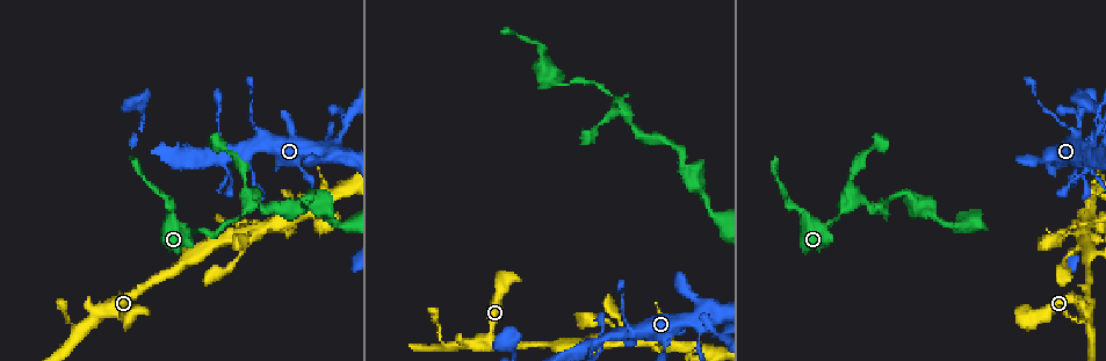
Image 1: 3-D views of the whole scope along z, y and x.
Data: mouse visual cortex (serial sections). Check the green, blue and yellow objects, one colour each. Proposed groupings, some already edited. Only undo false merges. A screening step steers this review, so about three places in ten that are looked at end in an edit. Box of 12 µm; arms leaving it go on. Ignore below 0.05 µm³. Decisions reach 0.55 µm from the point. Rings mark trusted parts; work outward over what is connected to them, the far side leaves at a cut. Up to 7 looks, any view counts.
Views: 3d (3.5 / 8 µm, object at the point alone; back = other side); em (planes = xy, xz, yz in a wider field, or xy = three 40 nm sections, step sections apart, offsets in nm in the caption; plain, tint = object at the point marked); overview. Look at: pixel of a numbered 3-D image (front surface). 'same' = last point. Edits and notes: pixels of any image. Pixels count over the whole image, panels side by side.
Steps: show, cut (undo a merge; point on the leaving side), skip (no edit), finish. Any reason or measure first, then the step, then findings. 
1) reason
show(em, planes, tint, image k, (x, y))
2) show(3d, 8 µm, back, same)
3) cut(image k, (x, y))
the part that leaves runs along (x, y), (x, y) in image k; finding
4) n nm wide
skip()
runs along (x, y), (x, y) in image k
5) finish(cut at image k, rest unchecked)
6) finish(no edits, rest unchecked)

branch point
show(em, xy, step 1, tint, image 1, (1074, 147))

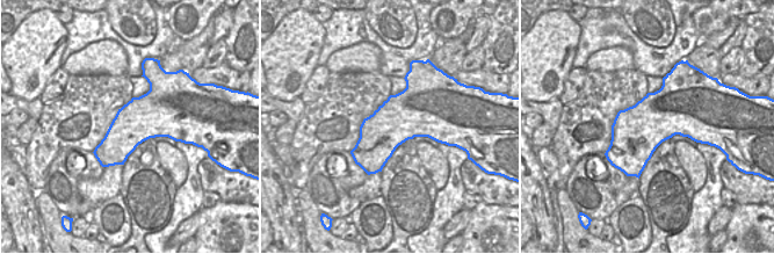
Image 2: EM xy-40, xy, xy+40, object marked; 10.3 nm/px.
show(3d, 3.5 µm, same)

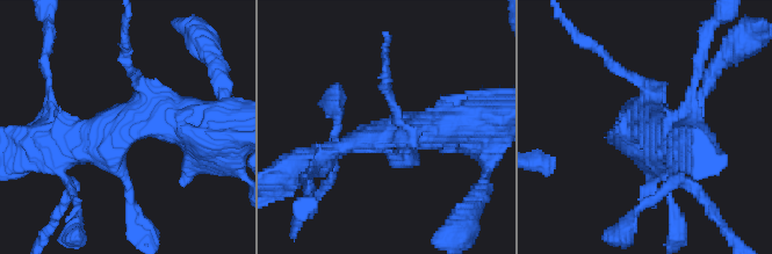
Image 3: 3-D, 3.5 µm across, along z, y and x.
500 nm wide
skip()
runs along (476, 113), (455, 125), (355, 143) in image 3; continuous, no second cell

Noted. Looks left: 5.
show(3d, 3.5 µm, back, image 1, (168, 208))

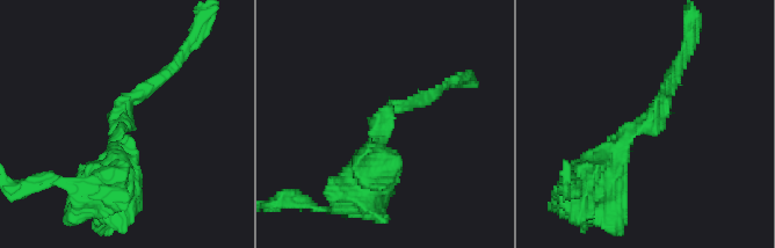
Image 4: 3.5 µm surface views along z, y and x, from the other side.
shape alone is not enough
show(em, xy, step 3, tint, image 4, (119, 131))

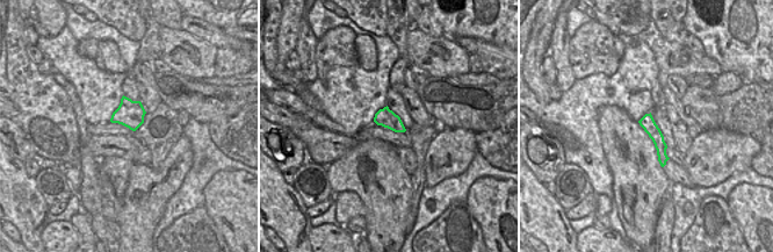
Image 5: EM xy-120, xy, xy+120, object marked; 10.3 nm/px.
cut it another way
show(em, xy, step 1, tint, same)

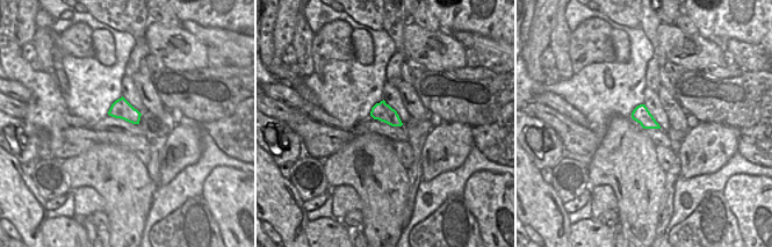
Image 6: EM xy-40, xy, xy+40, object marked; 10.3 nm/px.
skip()
all the same cell

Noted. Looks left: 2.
abrupt turn
show(3d, 3.5 µm, image 1, (690, 171))

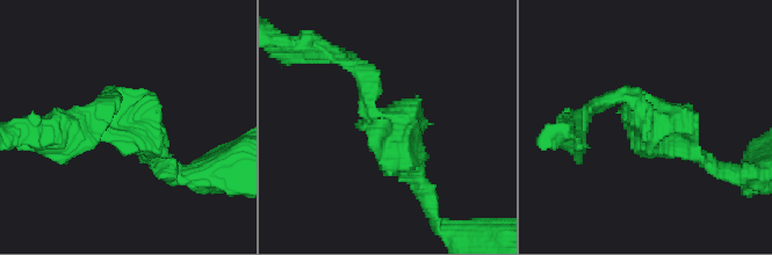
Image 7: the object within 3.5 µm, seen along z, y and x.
shape alone is not enough
show(em, xy, step 3, tint, image 7, (649, 126))

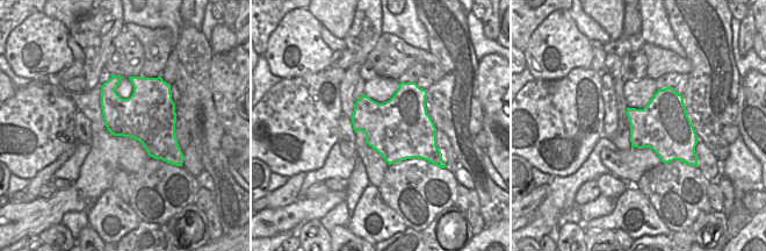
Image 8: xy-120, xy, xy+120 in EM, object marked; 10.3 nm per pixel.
skip()
runs along (363, 73), (363, 111), (420, 183) in image 7; one cell here

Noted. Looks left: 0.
finish(no edits, rest unchecked)

